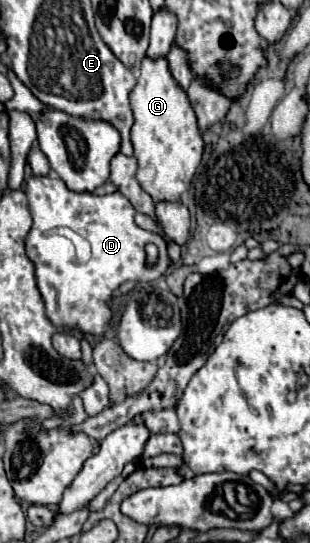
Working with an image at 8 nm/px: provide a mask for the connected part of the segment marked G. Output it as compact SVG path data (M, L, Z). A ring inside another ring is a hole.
M149 57L143 59L141 75L129 95L129 103L135 119L131 127L131 141L139 165L137 181L155 203L179 203L181 193L189 189L191 179L201 163L203 139L197 127L195 111L185 91L181 91L181 87L177 87L175 79L169 75L165 57L157 61L151 61Z

